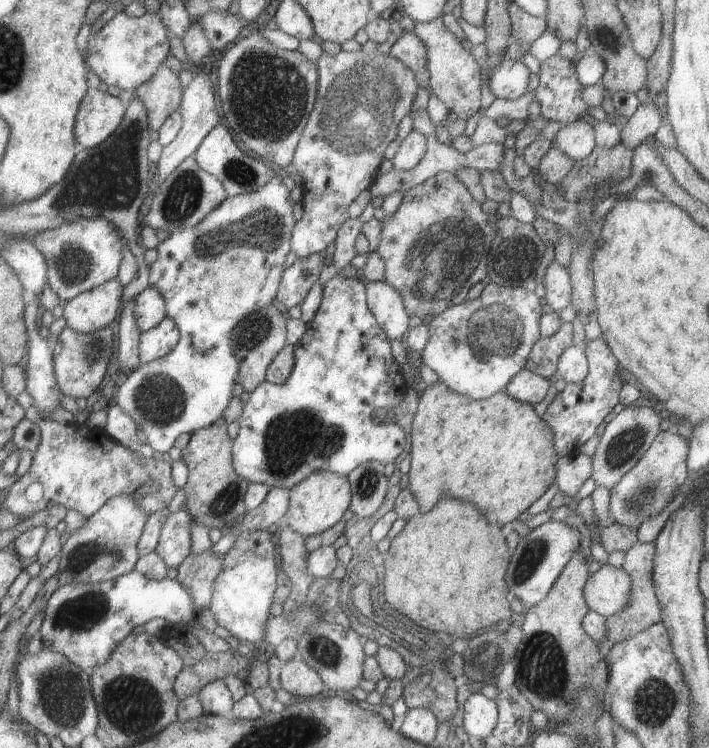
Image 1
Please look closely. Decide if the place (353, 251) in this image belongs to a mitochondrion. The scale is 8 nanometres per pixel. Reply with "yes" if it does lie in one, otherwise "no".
no

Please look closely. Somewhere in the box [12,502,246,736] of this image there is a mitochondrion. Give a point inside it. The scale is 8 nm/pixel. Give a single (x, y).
(63, 694)

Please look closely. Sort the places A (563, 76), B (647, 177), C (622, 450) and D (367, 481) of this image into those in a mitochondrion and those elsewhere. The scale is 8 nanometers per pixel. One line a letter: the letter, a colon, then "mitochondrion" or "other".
A: other
B: other
C: mitochondrion
D: mitochondrion

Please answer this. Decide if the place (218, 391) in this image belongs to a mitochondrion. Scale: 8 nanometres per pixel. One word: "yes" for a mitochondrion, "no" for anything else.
no

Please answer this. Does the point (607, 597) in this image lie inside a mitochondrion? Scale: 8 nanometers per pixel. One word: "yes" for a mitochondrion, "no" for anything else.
no

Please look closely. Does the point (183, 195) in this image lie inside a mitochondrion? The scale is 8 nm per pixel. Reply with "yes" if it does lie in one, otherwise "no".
yes

